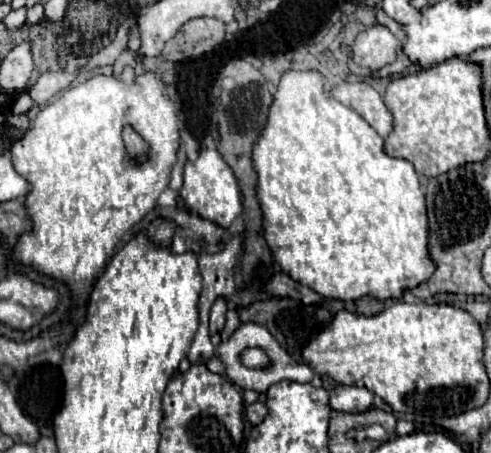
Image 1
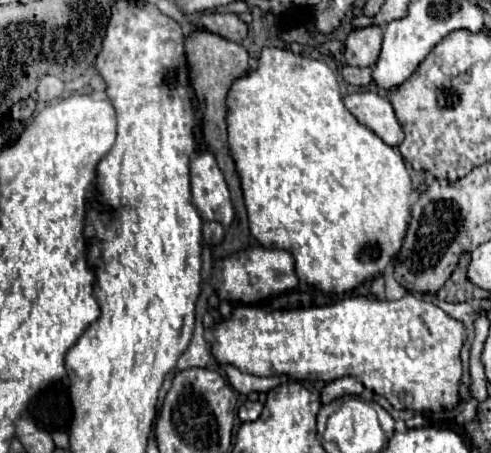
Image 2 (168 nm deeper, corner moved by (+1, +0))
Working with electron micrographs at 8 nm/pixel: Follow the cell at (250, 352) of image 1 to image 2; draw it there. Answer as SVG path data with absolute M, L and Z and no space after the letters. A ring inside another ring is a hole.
M405 294L401 300L377 300L373 296L349 296L337 304L331 306L315 306L315 308L303 308L303 310L263 310L257 306L237 306L231 314L229 320L221 320L215 324L213 330L213 350L211 354L215 356L217 362L221 364L231 364L235 368L239 368L241 372L249 372L255 376L277 376L277 374L287 374L295 380L323 380L323 382L331 382L343 376L355 376L367 390L373 390L379 396L385 396L389 400L389 404L395 410L411 410L411 412L441 412L441 410L453 410L459 402L461 402L461 394L459 394L459 386L461 386L461 376L463 376L463 364L461 364L461 348L465 344L465 326L463 322L447 316L439 306L425 302L423 298L415 296L415 294Z

